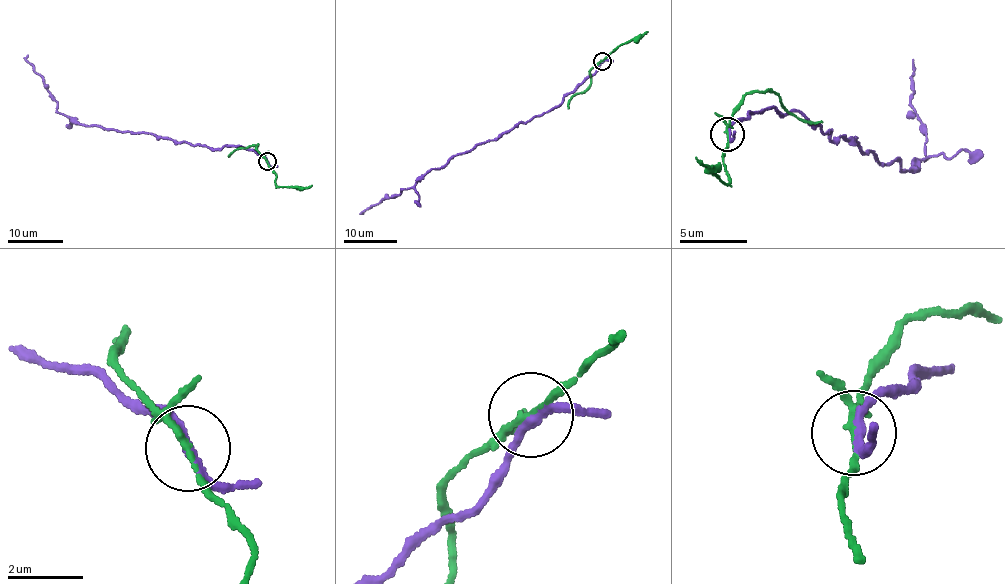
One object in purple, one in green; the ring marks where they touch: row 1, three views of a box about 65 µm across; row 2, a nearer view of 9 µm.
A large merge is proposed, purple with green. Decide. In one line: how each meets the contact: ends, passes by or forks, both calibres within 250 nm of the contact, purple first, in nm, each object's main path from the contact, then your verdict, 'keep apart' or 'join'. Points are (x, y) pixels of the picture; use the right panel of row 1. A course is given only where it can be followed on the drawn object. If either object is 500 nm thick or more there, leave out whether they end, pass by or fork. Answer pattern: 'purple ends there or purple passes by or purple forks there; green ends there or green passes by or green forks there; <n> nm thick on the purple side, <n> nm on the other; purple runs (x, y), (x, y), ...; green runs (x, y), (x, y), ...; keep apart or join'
purple passes by; green passes by; 200 nm thick on the purple side, 130 nm on the other; purple runs (726, 134), (750, 113), (799, 111), (881, 165), (899, 162), (898, 173), (928, 160), (913, 60); green runs (726, 134), (732, 107), (756, 91), (774, 93), (796, 117), (822, 120); keep apart

